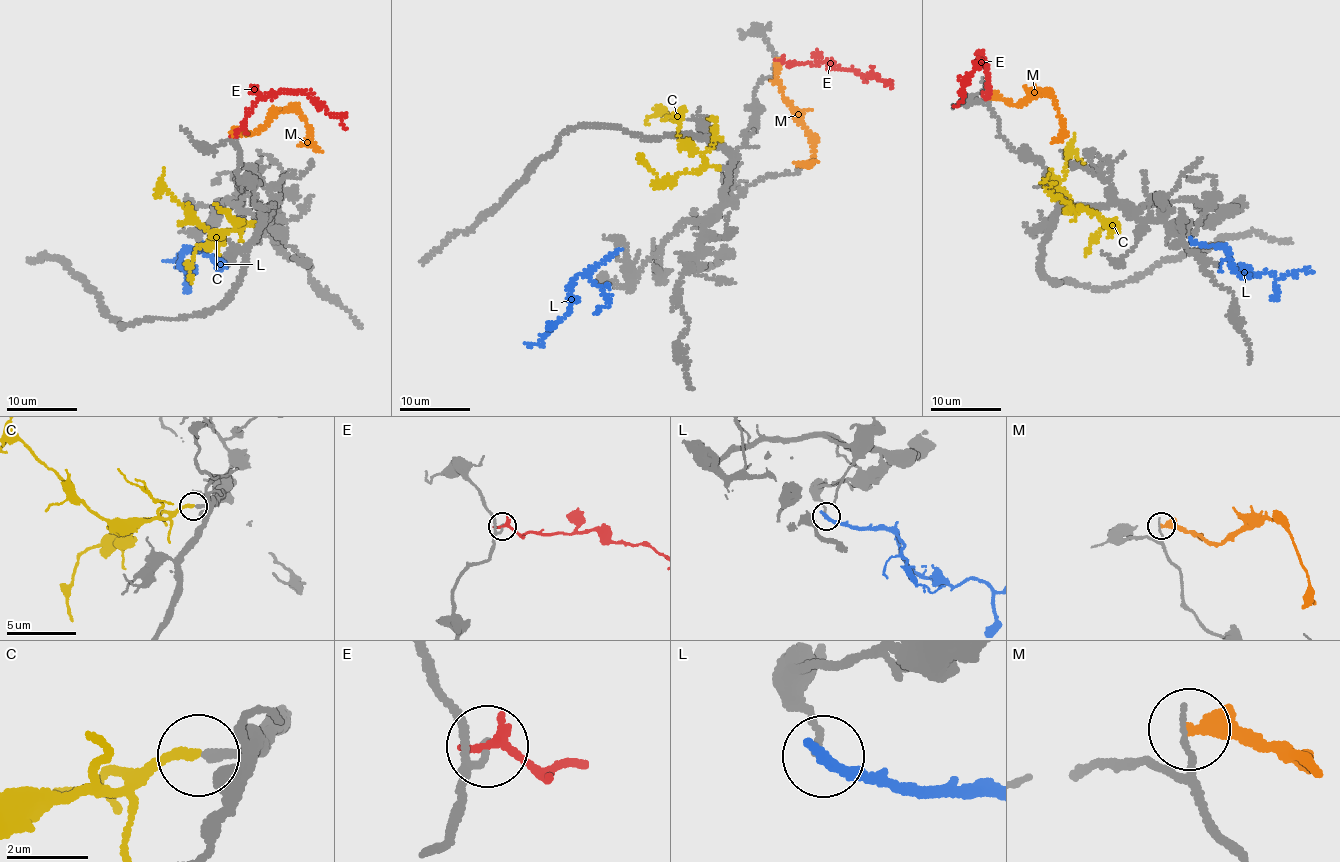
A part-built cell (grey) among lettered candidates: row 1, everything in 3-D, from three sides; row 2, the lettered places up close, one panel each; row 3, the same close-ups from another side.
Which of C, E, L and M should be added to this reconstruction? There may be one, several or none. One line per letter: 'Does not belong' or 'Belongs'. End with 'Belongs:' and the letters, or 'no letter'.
C: Belongs
E: Does not belong
L: Does not belong
M: Does not belong
Belongs: C

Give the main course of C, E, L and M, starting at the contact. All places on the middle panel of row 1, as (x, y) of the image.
C: (718, 167), (708, 164), (681, 139), (679, 120), (663, 112), (655, 113), (647, 119), (648, 125)
E: (779, 60), (800, 64), (831, 62), (854, 68), (863, 75), (878, 76), (886, 83), (890, 80)
L: (618, 250), (585, 275), (574, 278), (569, 311), (538, 343), (525, 344)
M: (778, 60), (777, 79), (784, 99), (811, 141), (814, 154), (809, 164), (817, 162)

